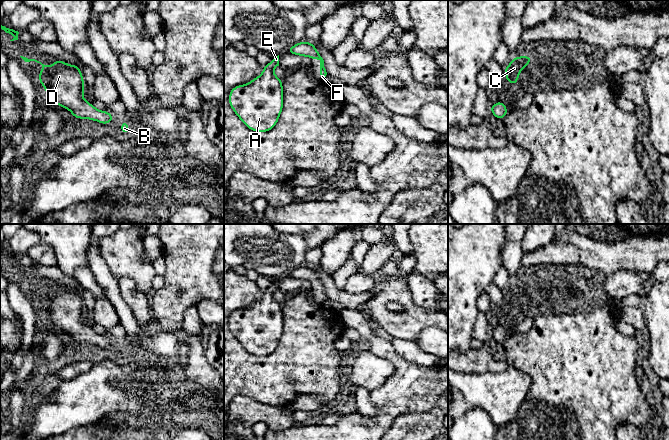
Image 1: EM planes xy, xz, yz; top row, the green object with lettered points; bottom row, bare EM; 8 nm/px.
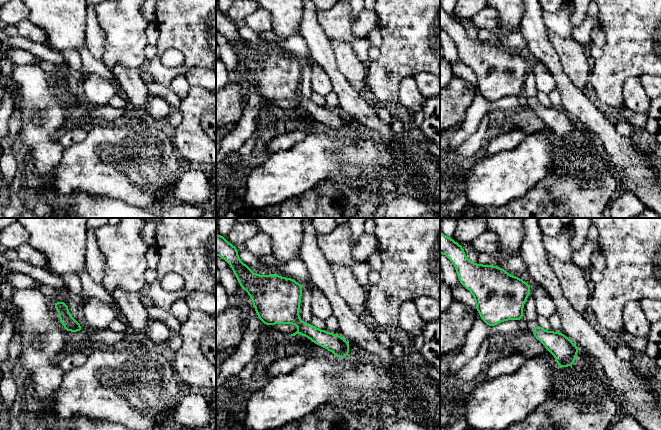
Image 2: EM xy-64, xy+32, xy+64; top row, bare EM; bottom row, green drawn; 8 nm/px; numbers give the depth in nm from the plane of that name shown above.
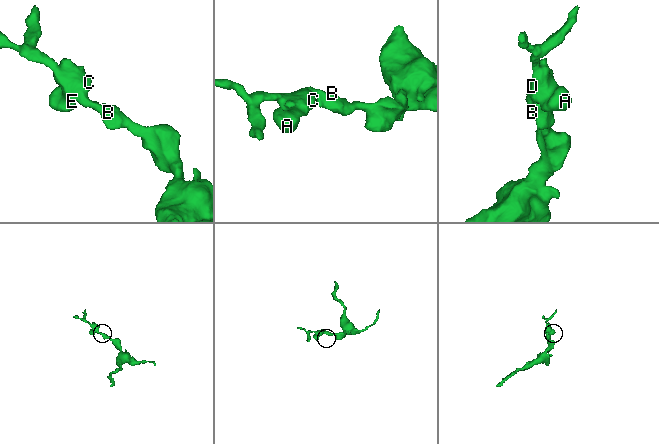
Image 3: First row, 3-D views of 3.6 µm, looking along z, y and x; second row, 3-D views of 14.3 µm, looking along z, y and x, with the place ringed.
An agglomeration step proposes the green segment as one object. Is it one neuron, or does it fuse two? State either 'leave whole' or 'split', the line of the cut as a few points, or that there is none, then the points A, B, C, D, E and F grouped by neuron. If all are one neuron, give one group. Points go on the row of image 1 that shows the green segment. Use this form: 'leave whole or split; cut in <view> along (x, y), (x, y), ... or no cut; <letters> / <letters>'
leave whole; no cut; A B C D E F

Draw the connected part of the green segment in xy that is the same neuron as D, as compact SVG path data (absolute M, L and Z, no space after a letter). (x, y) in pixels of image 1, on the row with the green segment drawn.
M20 57L25 62L35 61L42 65L38 75L40 84L46 88L46 97L54 104L68 109L75 118L95 120L102 124L109 124L115 118L107 111L96 109L84 99L85 83L77 65L55 60L52 66L46 66L35 59Z

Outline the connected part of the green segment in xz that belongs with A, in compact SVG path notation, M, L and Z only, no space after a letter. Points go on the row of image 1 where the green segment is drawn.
M279 55L268 63L260 76L229 93L229 104L240 120L252 131L268 132L277 123L283 109L283 86L274 69Z

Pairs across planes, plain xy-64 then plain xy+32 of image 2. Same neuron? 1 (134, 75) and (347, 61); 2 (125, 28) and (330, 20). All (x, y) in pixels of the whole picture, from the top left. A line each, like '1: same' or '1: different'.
1: same
2: same

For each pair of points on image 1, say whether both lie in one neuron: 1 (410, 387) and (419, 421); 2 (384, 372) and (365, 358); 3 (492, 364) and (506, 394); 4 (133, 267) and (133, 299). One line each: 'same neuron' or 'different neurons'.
1: different neurons
2: same neuron
3: different neurons
4: different neurons

